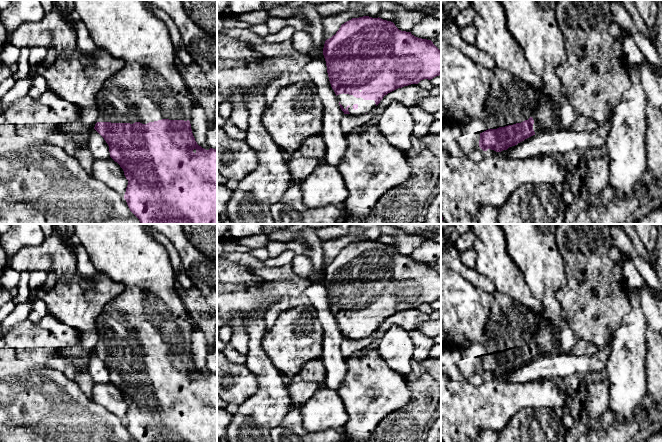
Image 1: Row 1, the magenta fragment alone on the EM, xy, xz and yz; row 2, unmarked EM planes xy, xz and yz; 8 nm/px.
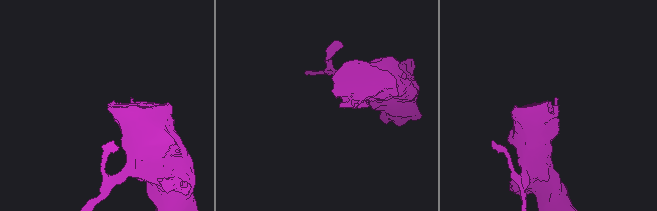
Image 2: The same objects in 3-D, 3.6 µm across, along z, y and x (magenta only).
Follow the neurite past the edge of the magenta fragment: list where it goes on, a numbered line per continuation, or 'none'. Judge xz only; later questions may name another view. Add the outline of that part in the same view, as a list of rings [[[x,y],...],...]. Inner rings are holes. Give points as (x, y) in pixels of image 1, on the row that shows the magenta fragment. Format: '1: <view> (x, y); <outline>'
1: xz (364, 106); [[[339,94],[337,99],[344,109],[349,105],[348,111],[352,116],[364,115],[376,108],[374,100],[364,100],[363,98],[356,98],[349,94]]]

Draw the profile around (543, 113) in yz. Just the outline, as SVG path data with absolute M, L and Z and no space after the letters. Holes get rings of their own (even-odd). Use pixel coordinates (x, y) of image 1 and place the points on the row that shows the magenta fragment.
M546 96L539 98L531 117L537 121L542 131L562 130L559 117L554 114L552 103Z

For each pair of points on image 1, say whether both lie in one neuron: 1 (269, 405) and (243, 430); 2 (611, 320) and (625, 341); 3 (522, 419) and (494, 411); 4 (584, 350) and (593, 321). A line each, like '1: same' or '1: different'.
1: same
2: different
3: different
4: different

